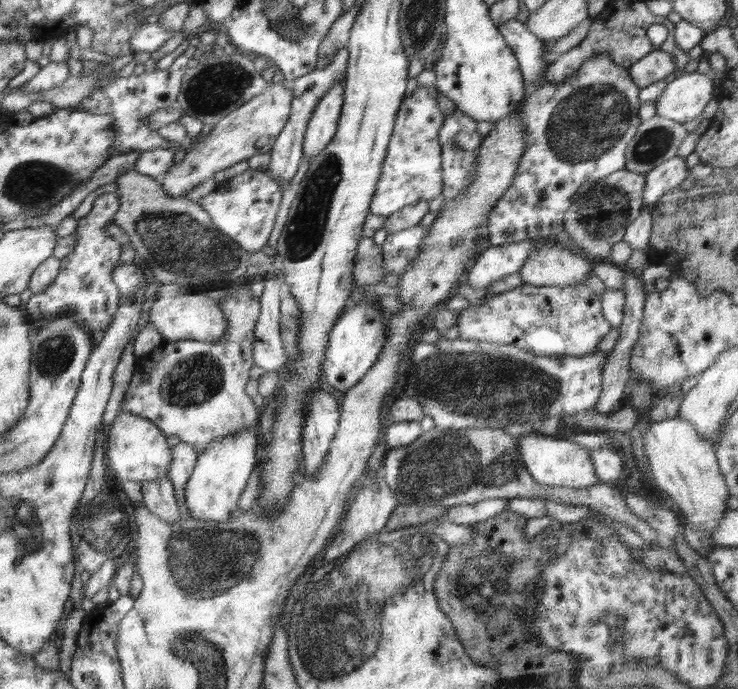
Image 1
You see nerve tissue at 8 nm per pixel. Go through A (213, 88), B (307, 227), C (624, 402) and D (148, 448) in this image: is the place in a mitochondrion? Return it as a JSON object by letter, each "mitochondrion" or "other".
{"A":"mitochondrion","B":"mitochondrion","C":"other","D":"other"}

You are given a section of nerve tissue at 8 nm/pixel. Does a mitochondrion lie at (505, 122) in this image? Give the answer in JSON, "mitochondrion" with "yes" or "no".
{"mitochondrion":"no"}

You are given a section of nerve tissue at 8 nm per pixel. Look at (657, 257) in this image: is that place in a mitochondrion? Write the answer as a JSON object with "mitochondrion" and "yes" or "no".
{"mitochondrion":"no"}

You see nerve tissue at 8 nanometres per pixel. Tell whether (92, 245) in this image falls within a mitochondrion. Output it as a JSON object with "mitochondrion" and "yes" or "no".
{"mitochondrion":"no"}

